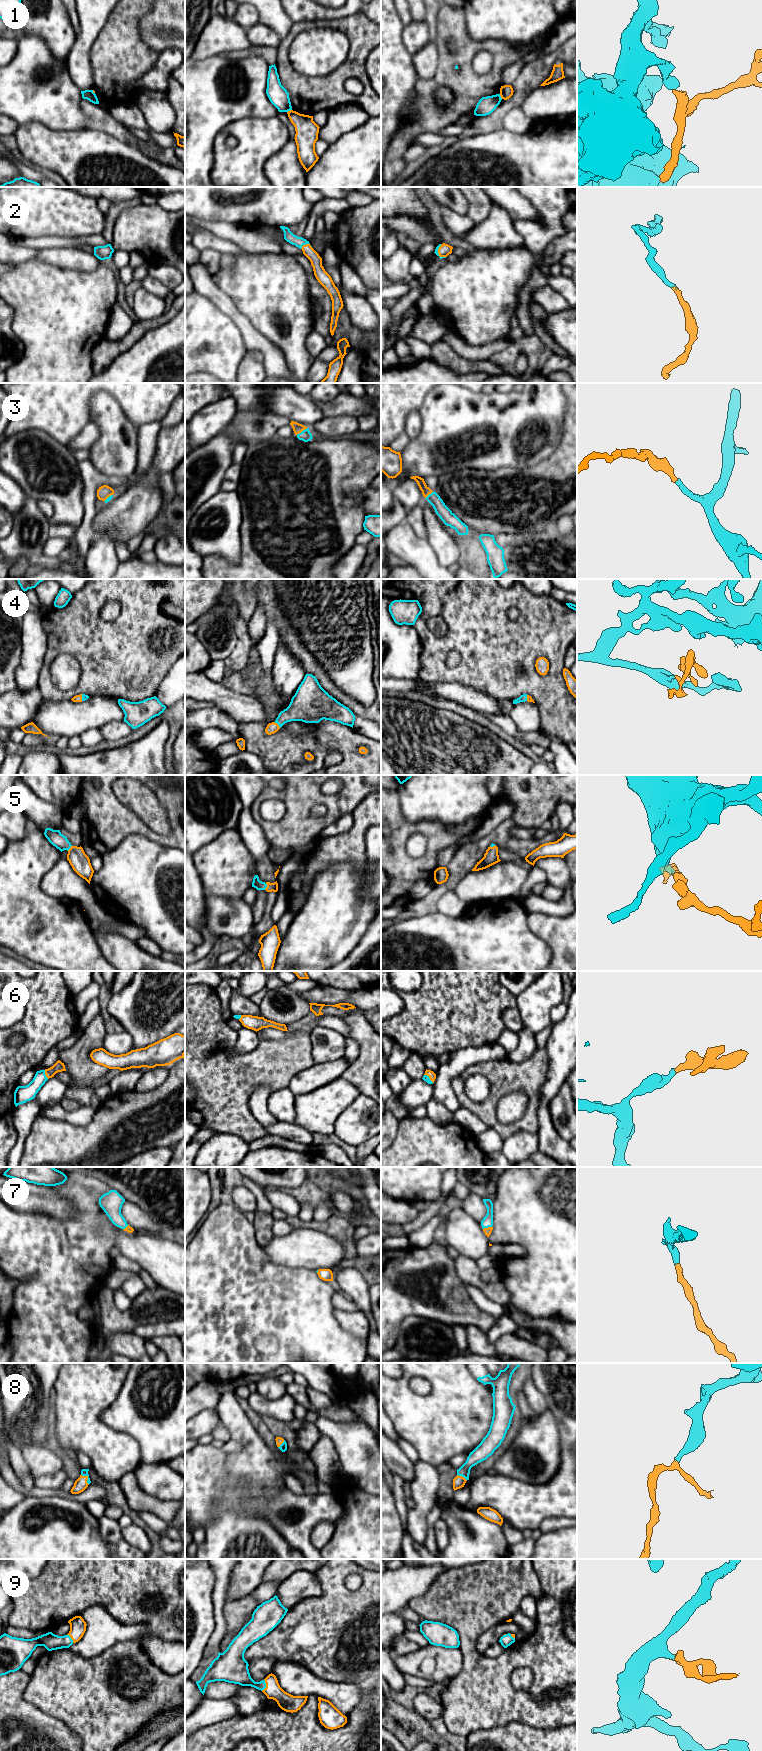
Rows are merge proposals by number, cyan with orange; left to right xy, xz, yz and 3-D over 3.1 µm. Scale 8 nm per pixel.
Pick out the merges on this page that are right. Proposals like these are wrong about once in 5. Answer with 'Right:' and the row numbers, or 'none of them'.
Right: 2, 3, 4, 5, 6, 7, 8, 9

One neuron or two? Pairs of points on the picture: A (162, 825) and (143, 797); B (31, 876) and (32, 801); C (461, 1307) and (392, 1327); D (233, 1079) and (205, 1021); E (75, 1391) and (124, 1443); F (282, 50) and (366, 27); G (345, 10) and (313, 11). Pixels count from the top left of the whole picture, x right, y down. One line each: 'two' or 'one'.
A: one
B: two
C: one
D: one
E: one
F: one
G: one

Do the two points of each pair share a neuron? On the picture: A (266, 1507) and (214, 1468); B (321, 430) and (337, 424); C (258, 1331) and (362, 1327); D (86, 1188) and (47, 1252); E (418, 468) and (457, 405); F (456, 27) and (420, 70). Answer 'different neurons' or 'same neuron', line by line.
A: same neuron
B: same neuron
C: different neurons
D: same neuron
E: same neuron
F: different neurons

